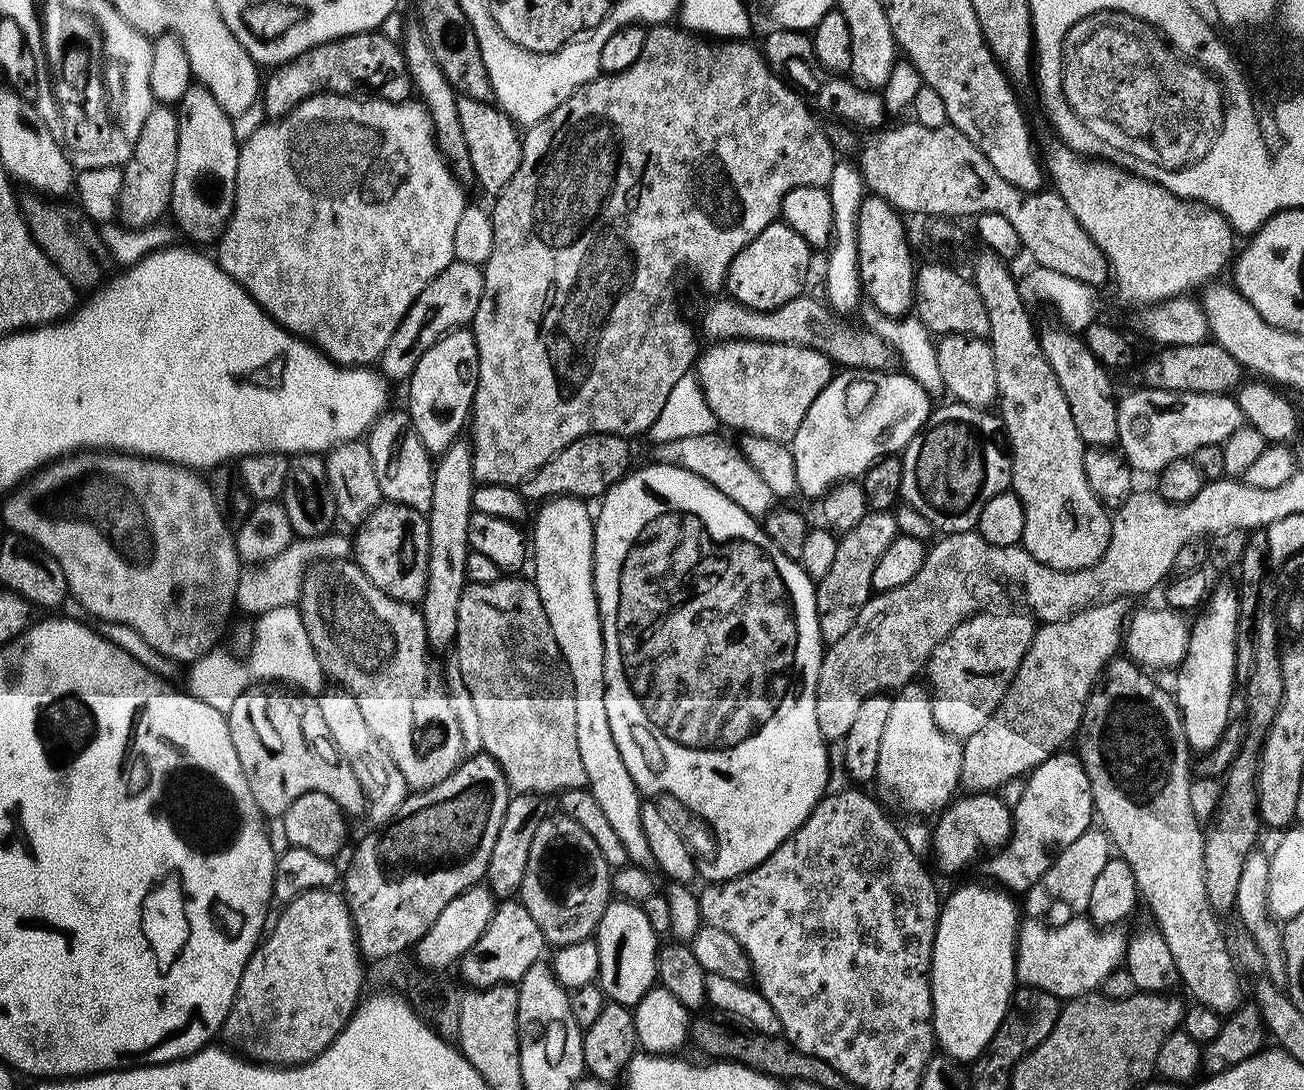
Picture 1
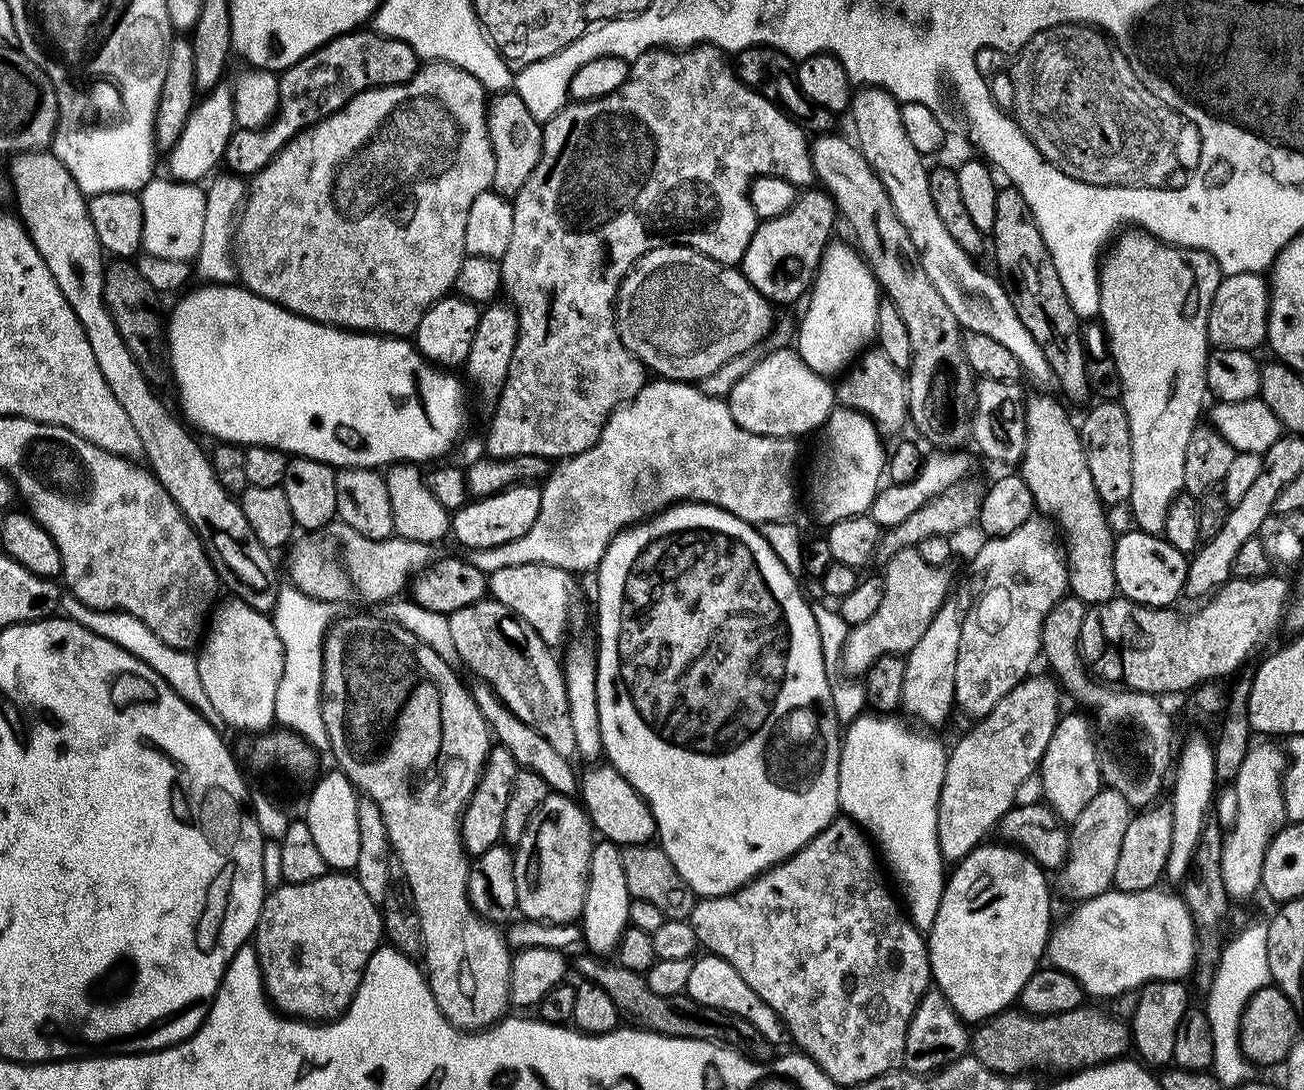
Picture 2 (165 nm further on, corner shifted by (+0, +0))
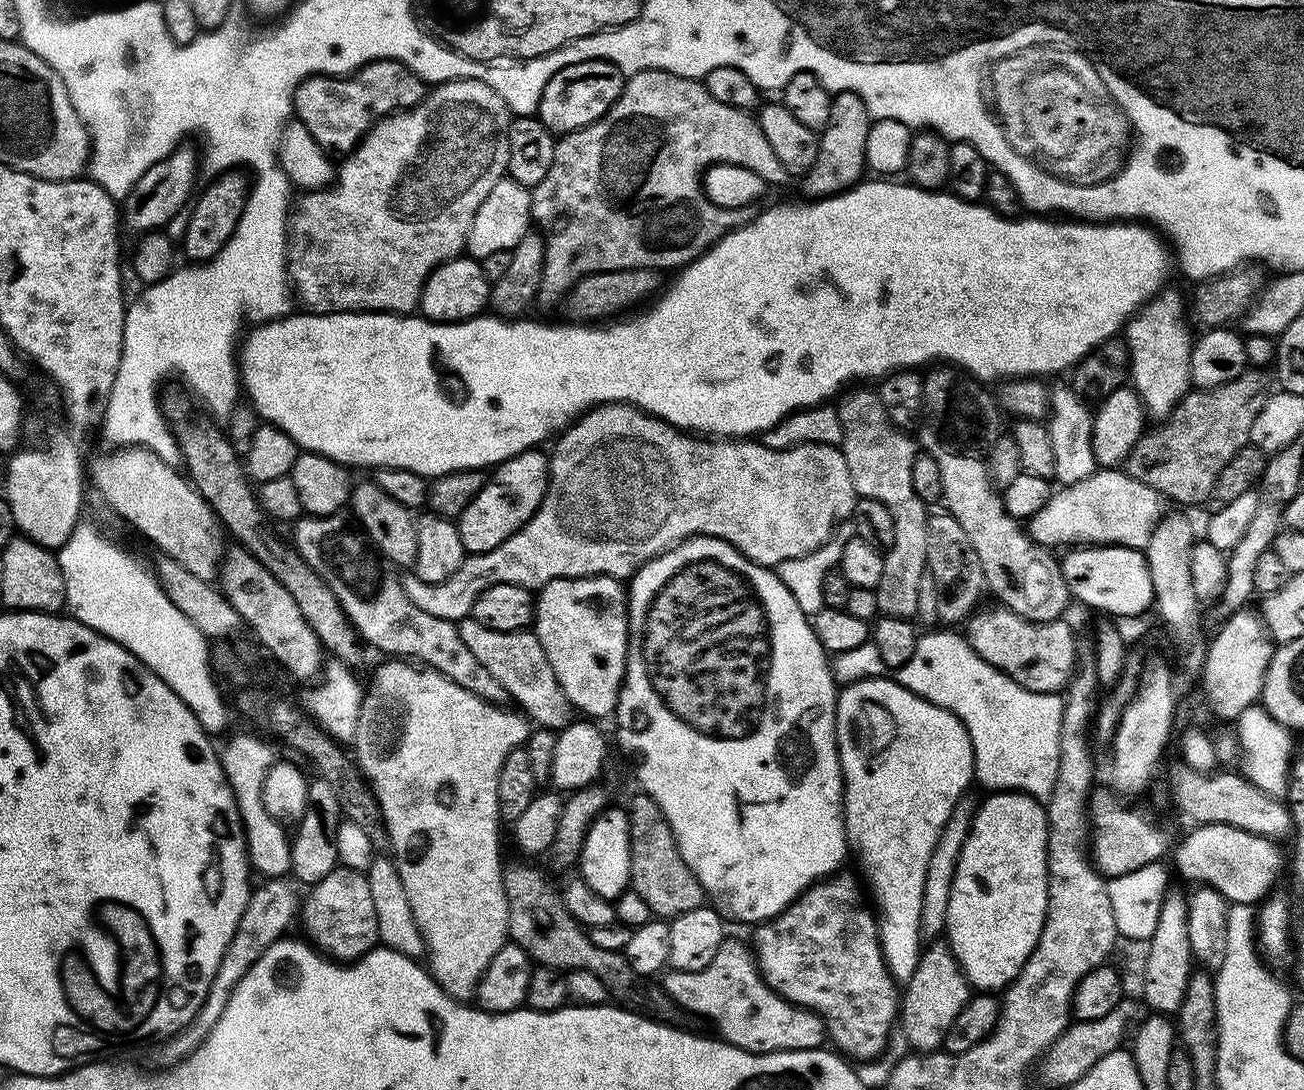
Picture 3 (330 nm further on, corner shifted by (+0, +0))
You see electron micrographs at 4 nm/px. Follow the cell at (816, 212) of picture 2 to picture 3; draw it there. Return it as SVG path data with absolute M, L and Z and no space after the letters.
M837 92L832 97L832 105L830 106L830 122L819 133L820 149L814 158L814 162L810 165L807 172L803 173L805 197L823 198L826 196L838 196L841 192L848 191L849 188L856 187L861 183L863 172L866 172L866 138L870 134L874 121L868 115L866 110L866 102L862 102L862 98L853 92Z

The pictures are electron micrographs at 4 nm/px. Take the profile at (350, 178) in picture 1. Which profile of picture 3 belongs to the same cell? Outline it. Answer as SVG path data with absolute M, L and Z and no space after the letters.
M447 80L445 84L437 84L425 95L421 104L416 104L412 108L405 108L403 112L393 112L391 116L386 116L382 120L377 120L372 128L364 136L363 140L357 144L356 149L347 153L343 157L344 160L334 172L334 183L326 188L319 190L308 190L303 193L301 200L296 204L296 213L291 213L290 219L286 225L286 267L288 269L288 278L291 287L294 289L294 296L297 301L300 300L305 304L305 309L311 310L316 314L326 312L390 312L393 314L412 314L420 307L420 295L424 289L426 278L430 278L430 274L438 267L439 264L445 264L448 260L454 260L461 255L468 247L468 235L470 234L470 226L474 226L474 214L478 214L478 206L482 206L482 202L486 202L486 194L490 194L490 190L494 190L494 186L498 186L498 182L505 179L508 170L508 125L510 123L510 113L508 111L508 103L501 98L490 86L486 86L480 80Z

